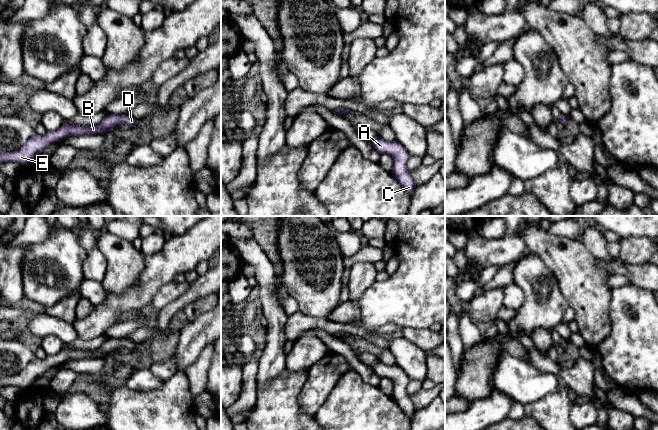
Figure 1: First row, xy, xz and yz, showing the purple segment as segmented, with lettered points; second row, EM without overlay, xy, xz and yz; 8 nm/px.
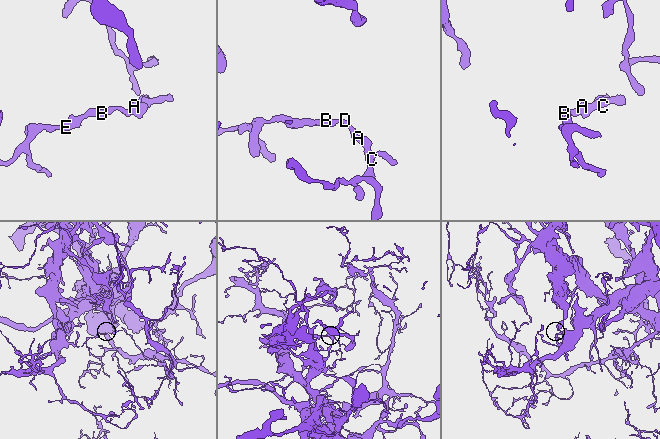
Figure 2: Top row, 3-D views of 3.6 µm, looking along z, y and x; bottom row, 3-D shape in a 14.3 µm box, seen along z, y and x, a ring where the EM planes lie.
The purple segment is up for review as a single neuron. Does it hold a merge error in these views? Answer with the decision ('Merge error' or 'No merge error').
No merge error

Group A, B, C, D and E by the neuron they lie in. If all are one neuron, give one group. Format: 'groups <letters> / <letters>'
groups A B C D E

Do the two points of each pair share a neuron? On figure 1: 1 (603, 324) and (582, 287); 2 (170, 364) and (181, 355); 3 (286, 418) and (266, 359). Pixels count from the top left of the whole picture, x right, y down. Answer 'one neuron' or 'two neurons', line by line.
1: one neuron
2: two neurons
3: two neurons

